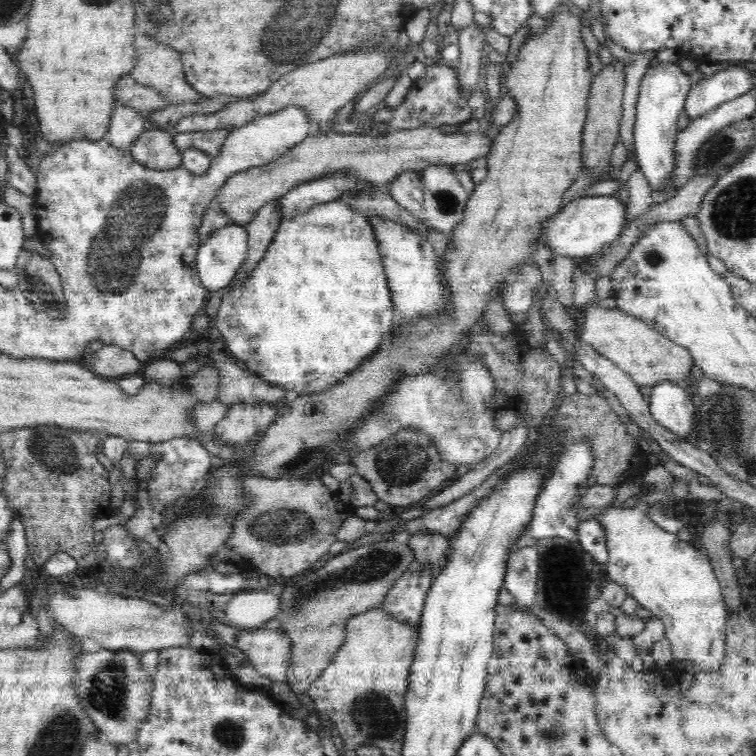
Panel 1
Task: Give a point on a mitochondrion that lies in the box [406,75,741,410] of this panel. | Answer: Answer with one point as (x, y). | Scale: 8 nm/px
(719, 149)

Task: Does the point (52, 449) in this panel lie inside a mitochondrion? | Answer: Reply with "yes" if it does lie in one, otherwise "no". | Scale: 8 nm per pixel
yes

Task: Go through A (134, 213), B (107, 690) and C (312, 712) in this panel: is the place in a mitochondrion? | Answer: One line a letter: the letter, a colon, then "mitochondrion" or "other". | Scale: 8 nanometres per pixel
A: mitochondrion
B: mitochondrion
C: other

